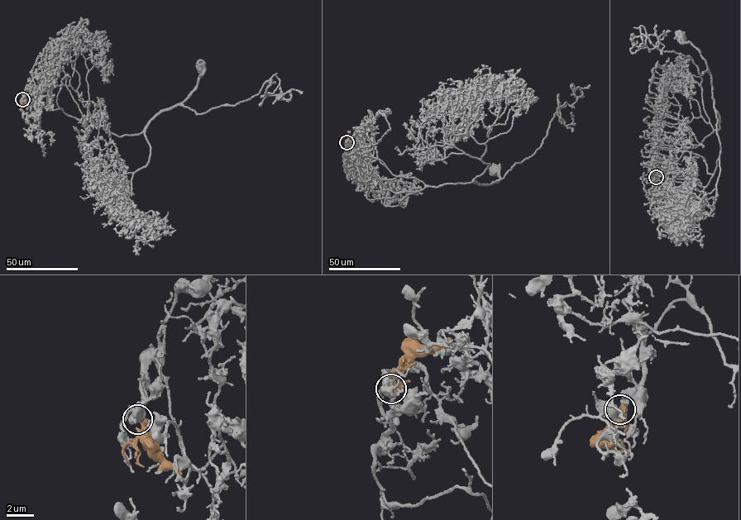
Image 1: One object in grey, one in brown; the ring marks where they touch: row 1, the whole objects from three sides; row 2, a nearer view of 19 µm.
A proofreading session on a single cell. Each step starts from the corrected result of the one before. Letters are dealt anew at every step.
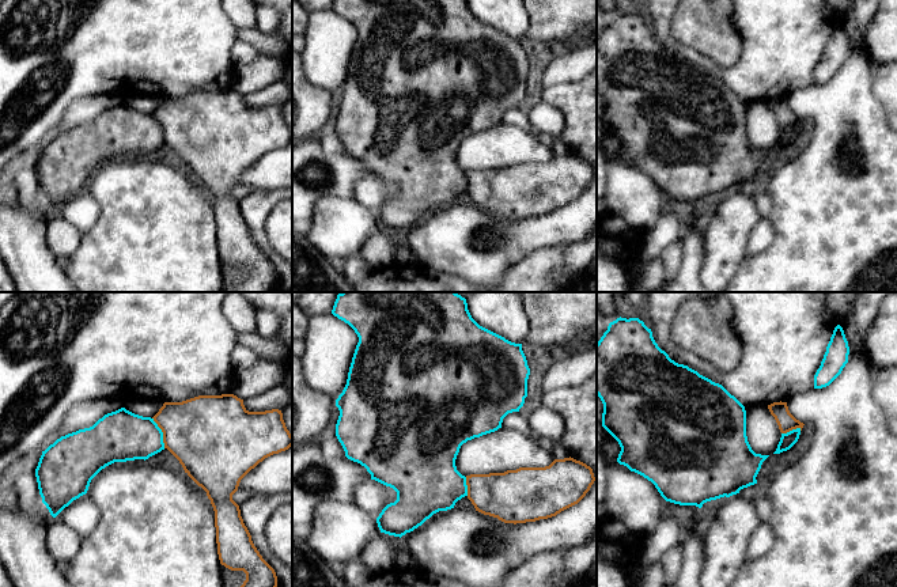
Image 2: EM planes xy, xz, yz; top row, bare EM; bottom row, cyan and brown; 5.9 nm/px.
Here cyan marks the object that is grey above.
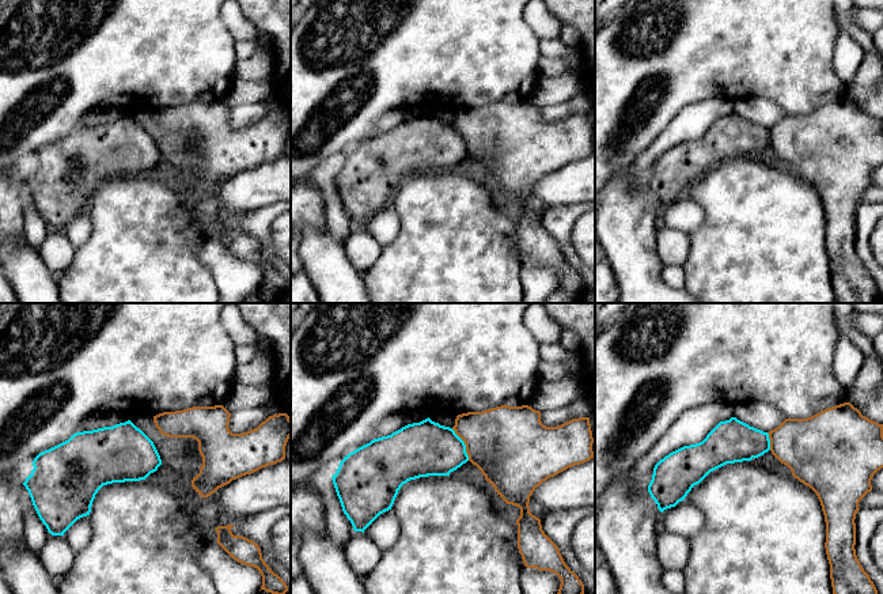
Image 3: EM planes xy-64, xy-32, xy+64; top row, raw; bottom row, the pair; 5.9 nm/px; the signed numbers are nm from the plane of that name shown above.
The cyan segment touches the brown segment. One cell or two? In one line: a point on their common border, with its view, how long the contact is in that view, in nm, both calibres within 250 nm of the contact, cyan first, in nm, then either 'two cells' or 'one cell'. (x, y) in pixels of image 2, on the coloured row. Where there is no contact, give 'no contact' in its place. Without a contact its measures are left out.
xy (162, 432) | 200 nm | 300/440 nm | two cells

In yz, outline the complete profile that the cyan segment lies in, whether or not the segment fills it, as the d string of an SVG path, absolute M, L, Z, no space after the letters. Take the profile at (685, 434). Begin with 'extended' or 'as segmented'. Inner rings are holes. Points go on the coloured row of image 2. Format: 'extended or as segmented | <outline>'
as segmented | M617 318L609 323L608 330L597 342L597 395L603 404L602 427L618 442L621 447L617 462L651 481L666 501L701 508L707 501L737 495L741 489L757 484L756 477L761 465L769 457L756 454L748 442L745 406L722 385L700 375L688 366L678 364L671 360L669 355L655 342L651 329L648 329L639 318Z

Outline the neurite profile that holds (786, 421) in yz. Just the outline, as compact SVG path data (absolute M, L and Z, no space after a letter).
M773 402L768 405L771 414L775 417L781 433L787 433L799 428L802 431L803 423L796 420L788 410L787 402Z

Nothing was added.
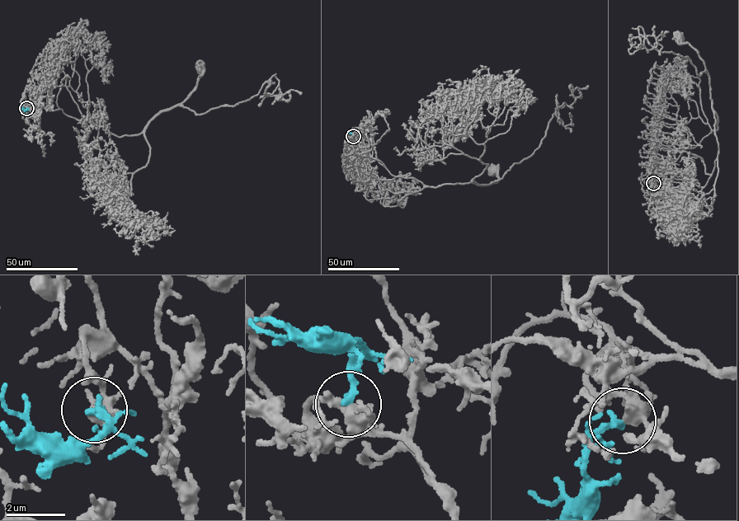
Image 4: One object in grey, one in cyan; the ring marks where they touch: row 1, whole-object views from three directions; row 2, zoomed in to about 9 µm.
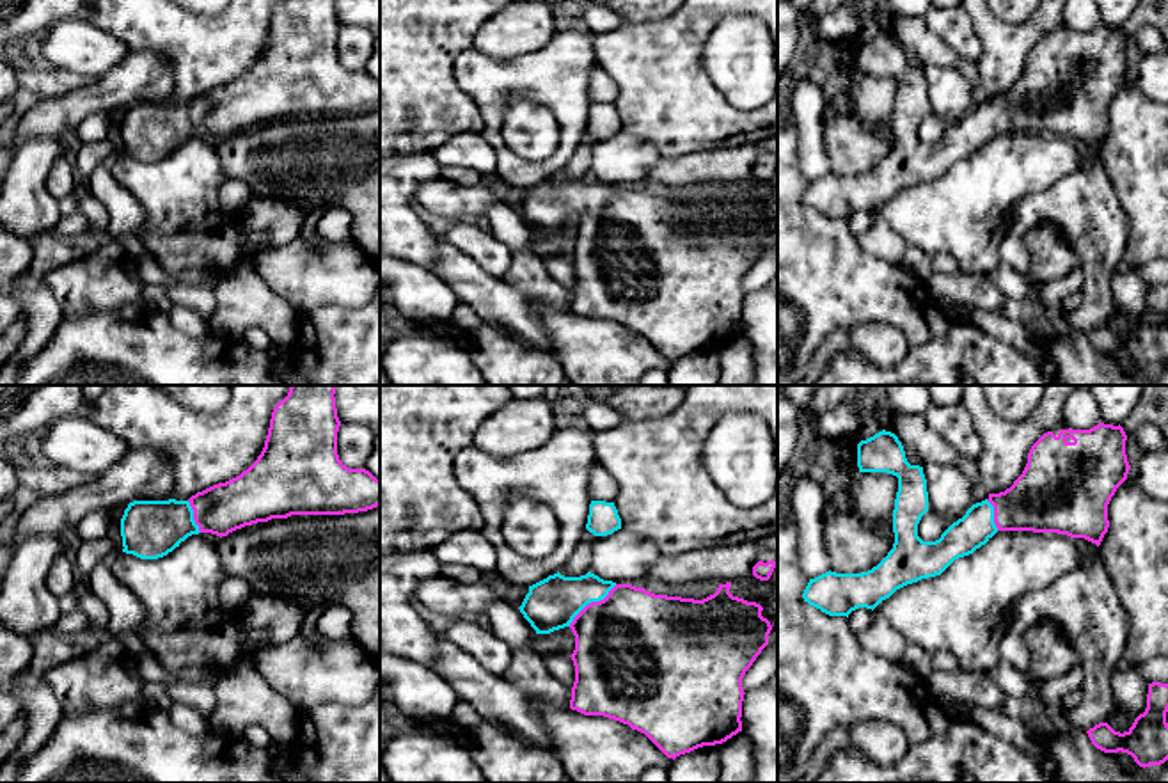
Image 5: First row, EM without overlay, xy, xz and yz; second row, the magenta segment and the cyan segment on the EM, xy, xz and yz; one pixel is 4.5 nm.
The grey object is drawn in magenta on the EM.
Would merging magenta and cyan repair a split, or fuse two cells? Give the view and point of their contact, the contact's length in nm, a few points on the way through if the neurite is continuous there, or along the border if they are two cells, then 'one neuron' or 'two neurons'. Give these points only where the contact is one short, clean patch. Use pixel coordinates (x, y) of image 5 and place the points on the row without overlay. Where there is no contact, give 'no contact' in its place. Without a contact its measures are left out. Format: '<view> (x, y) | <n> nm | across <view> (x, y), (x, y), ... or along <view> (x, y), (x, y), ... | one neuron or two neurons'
xz (591, 205) | 300 nm | across xz (627, 247), (591, 205), (551, 206) | one neuron

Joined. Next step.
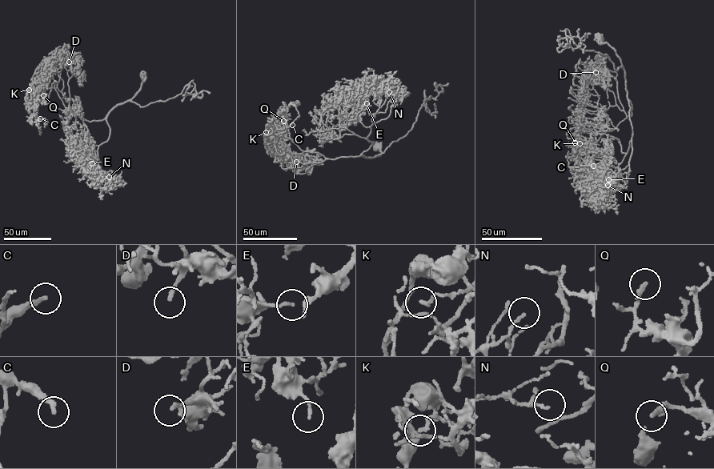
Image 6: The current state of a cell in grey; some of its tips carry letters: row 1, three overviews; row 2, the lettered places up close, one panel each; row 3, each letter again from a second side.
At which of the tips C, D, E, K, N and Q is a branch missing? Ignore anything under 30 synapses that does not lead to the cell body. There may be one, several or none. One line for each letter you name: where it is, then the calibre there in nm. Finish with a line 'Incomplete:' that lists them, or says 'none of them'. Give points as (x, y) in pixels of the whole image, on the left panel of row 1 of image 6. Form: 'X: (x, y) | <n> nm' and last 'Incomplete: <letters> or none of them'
C: (40, 118) | 220 nm
D: (69, 62) | 140 nm
N: (109, 177) | 130 nm
Incomplete: C, D, N

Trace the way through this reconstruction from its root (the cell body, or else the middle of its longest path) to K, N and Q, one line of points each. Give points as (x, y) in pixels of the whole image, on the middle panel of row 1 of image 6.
K: (377, 148), (380, 142), (382, 154), (375, 157), (362, 154), (330, 159), (266, 132)
N: (377, 148), (380, 142), (380, 155), (363, 155), (374, 142), (367, 138), (371, 119), (389, 92)
Q: (377, 148), (380, 142), (382, 154), (375, 157), (326, 158), (302, 150), (286, 137), (283, 121)

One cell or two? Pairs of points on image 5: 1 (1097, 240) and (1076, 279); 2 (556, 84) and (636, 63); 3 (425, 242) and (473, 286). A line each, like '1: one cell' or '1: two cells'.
1: two cells
2: two cells
3: two cells

